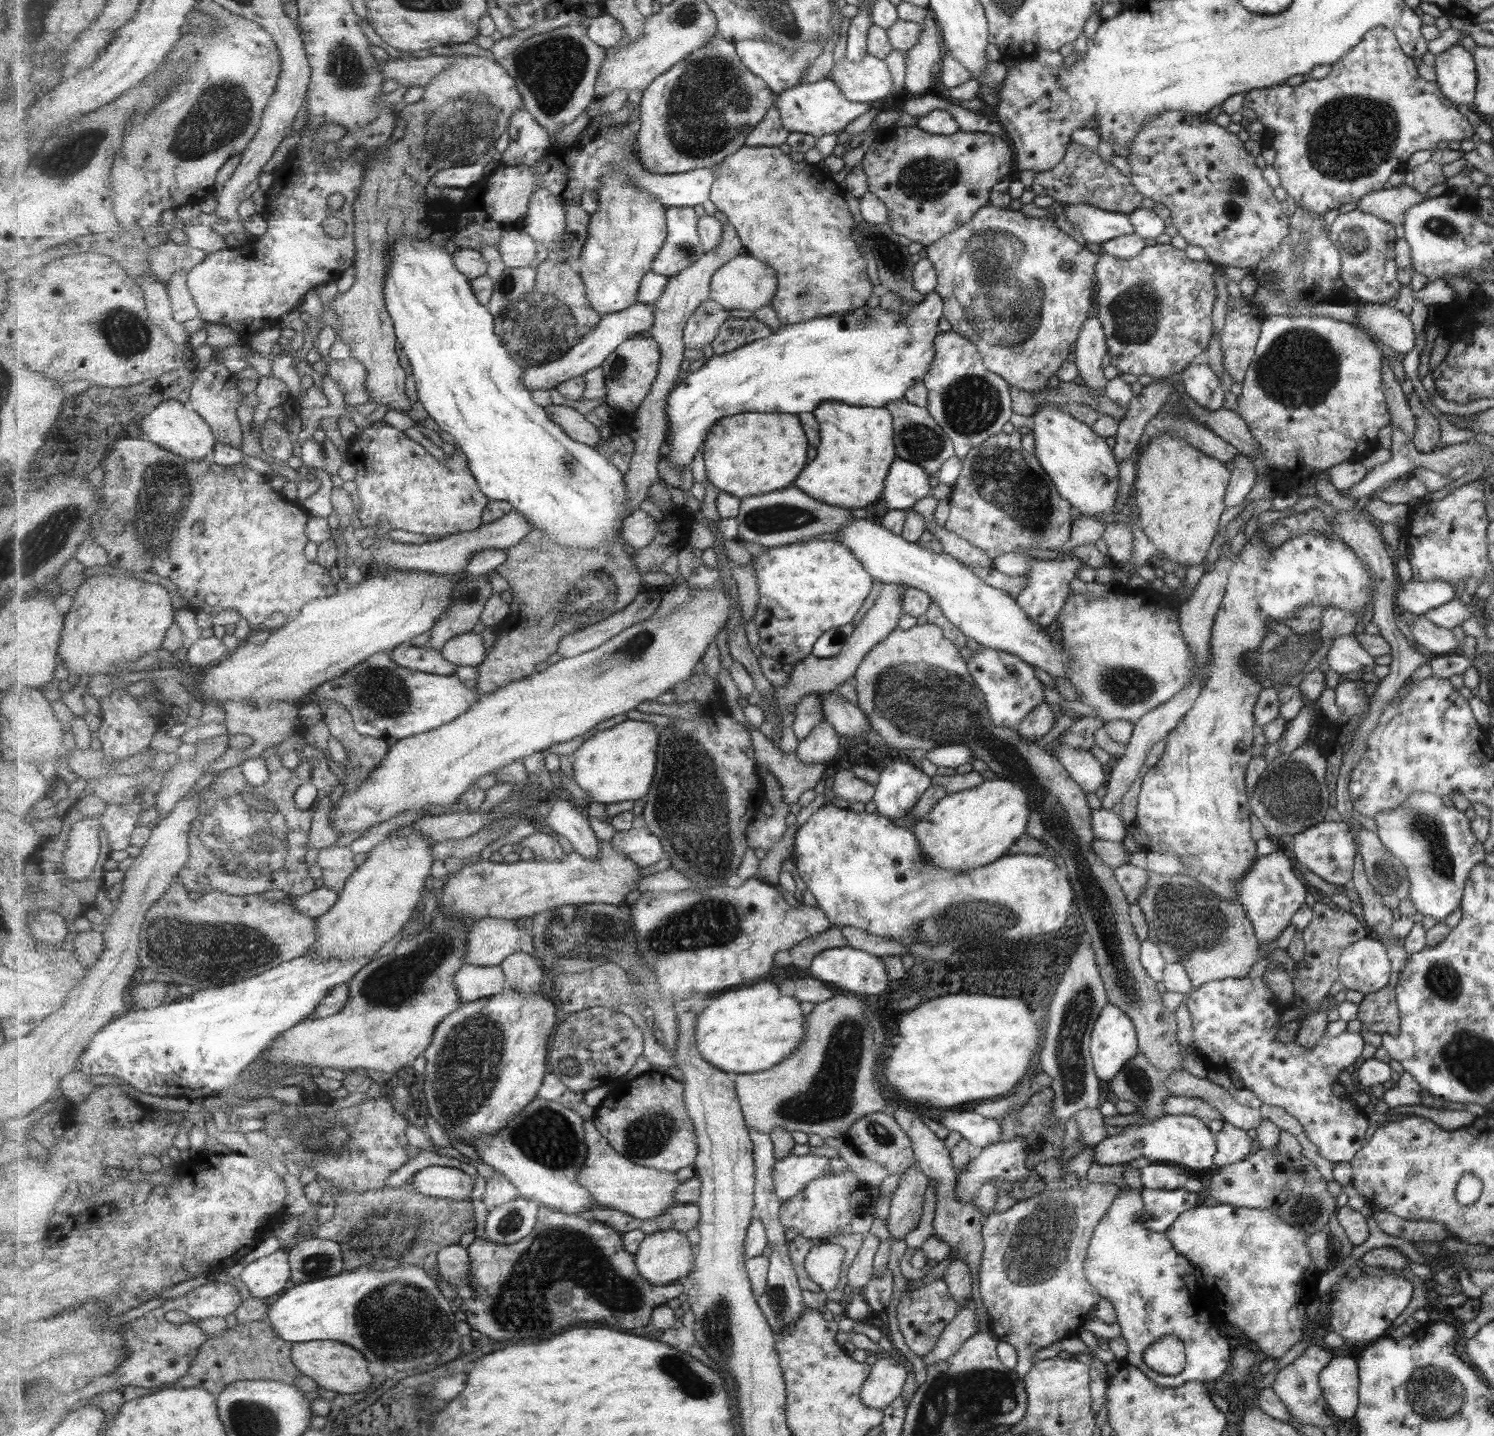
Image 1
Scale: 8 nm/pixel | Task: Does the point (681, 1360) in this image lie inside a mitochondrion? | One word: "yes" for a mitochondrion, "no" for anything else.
yes

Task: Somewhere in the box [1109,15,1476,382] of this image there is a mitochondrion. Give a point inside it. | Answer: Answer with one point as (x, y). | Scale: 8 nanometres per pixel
(1350, 138)

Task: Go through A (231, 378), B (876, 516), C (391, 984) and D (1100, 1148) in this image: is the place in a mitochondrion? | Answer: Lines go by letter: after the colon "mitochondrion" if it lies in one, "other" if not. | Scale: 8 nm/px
A: other
B: other
C: mitochondrion
D: other

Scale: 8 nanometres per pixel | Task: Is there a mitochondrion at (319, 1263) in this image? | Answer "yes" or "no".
yes

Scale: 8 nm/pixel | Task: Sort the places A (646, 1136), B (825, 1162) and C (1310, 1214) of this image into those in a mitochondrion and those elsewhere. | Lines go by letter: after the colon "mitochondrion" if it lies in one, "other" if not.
A: mitochondrion
B: other
C: mitochondrion

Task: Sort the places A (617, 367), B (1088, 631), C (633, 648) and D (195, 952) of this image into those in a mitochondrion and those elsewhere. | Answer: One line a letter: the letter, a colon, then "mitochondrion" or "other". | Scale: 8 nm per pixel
A: mitochondrion
B: other
C: mitochondrion
D: mitochondrion

